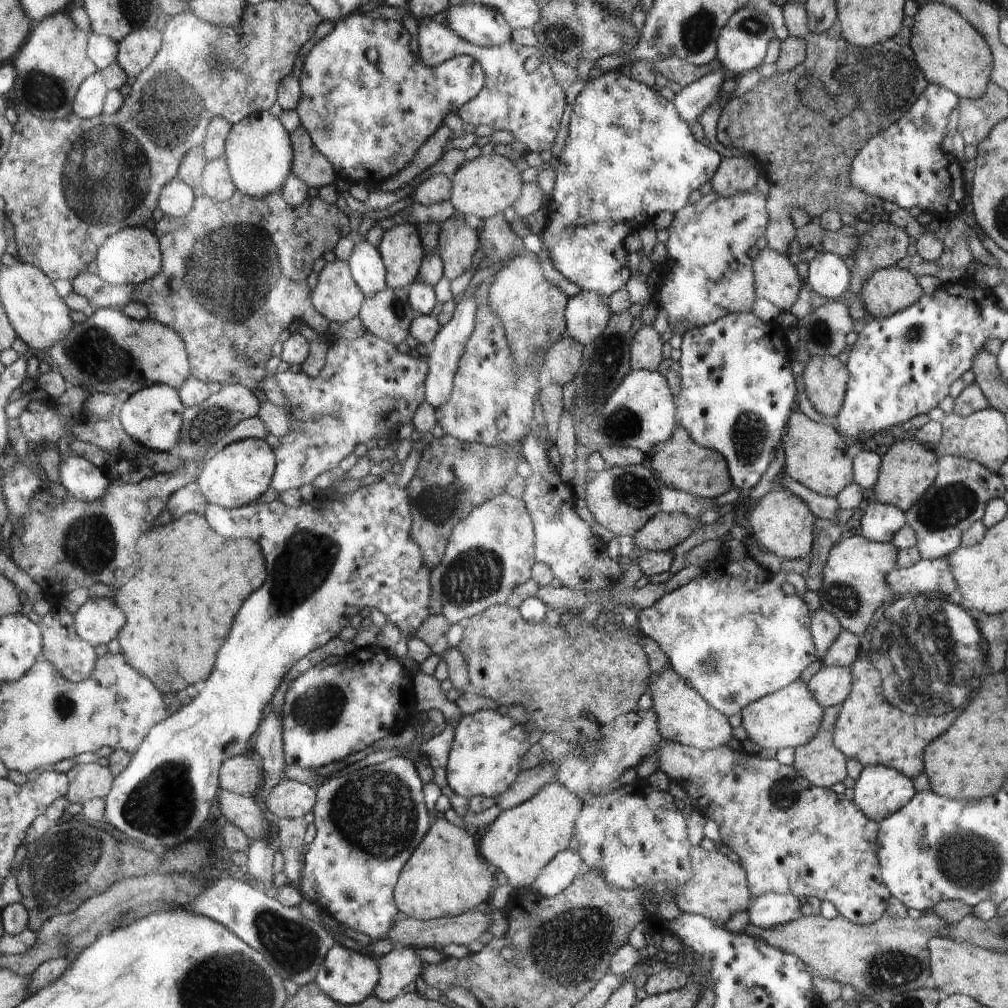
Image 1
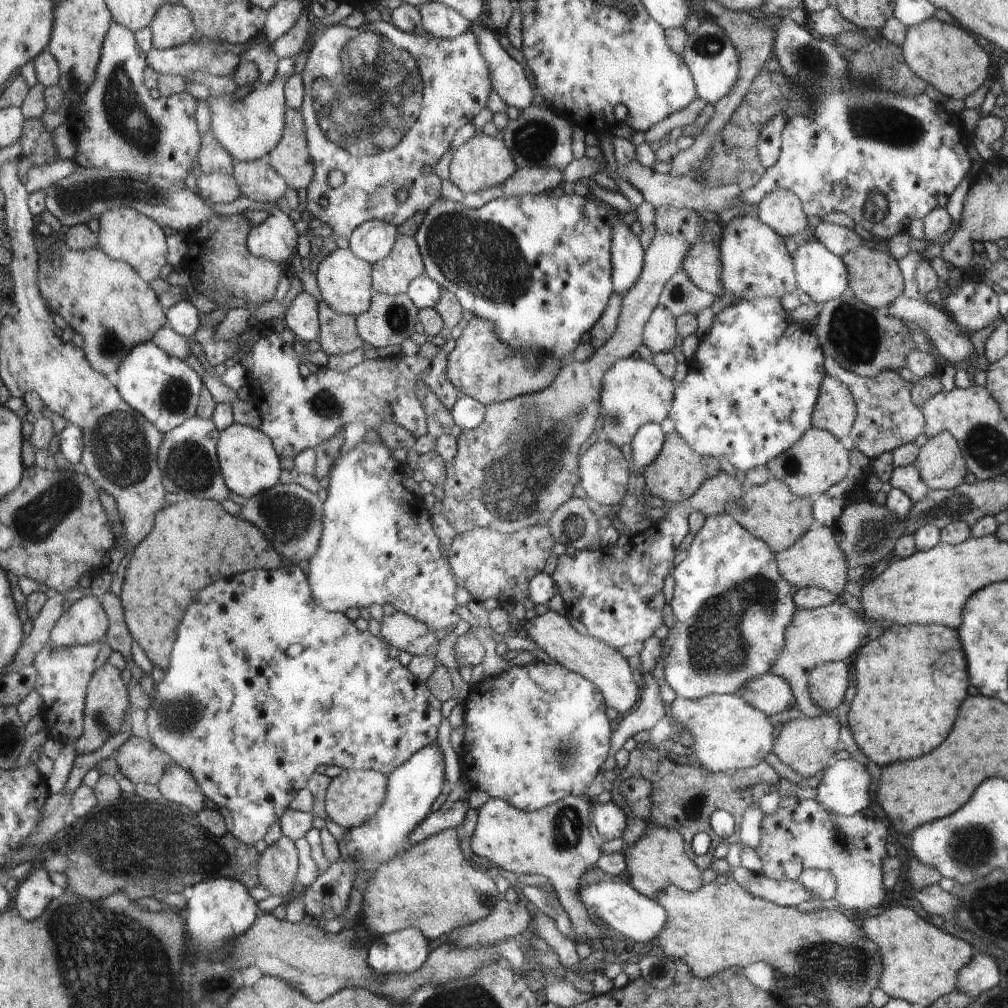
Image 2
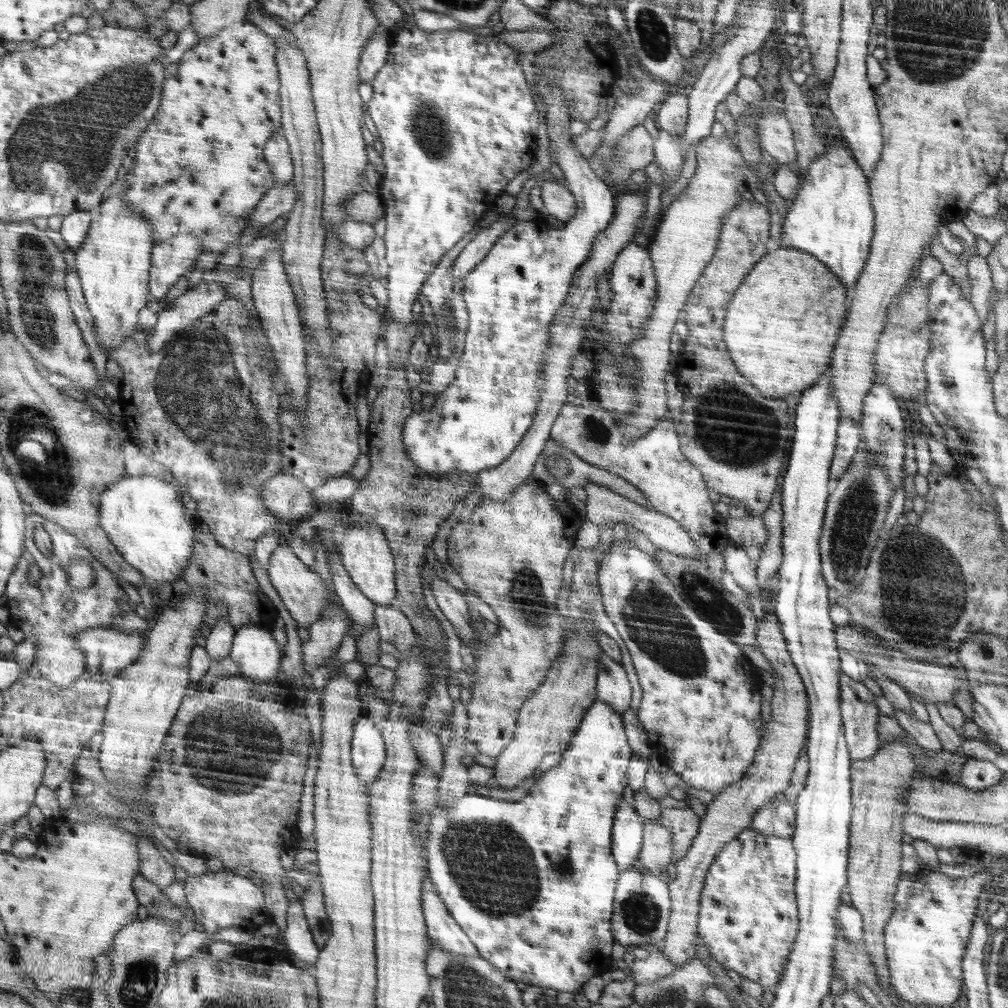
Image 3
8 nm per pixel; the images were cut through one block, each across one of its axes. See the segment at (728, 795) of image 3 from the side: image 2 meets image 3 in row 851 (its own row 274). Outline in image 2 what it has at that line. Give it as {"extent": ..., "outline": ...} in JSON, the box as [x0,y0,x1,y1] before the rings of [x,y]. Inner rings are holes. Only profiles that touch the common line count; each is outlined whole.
{"extent":[682,241,723,297],"outline":[[[699,241],[690,250],[682,269],[701,290],[714,297],[723,294],[721,254],[714,242]]]}

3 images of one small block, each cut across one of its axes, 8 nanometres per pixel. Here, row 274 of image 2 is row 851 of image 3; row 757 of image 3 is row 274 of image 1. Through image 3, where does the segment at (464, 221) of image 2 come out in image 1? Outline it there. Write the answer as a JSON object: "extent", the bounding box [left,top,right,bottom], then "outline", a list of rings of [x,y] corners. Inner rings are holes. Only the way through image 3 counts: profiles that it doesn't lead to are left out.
{"extent":[540,70,720,297],"outline":[[[618,70],[603,73],[596,79],[588,80],[581,94],[575,99],[570,110],[569,124],[567,127],[567,136],[563,145],[562,153],[557,158],[560,161],[558,170],[555,171],[555,186],[551,195],[550,204],[546,207],[548,222],[546,228],[540,234],[543,244],[543,255],[550,258],[557,271],[560,271],[566,279],[578,285],[582,291],[601,293],[610,297],[614,292],[620,291],[620,288],[628,282],[632,274],[626,262],[626,252],[620,252],[622,246],[625,246],[624,238],[628,238],[634,233],[634,230],[642,229],[646,222],[652,222],[652,216],[648,214],[658,214],[658,212],[670,212],[672,214],[681,211],[688,204],[688,196],[692,188],[702,186],[704,182],[711,182],[716,175],[720,165],[720,154],[716,150],[706,148],[704,144],[694,139],[690,128],[686,122],[680,118],[678,112],[673,106],[673,102],[668,102],[657,91],[657,88],[649,88],[648,85],[641,84],[640,81],[633,80],[623,76]]]}

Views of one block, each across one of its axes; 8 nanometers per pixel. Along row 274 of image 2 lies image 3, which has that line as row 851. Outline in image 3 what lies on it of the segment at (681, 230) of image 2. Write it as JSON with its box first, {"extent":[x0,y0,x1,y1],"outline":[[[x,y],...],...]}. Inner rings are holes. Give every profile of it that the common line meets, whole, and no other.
{"extent":[640,819,674,874],"outline":[[[646,819],[645,846],[642,847],[640,860],[646,870],[655,874],[667,870],[674,854],[671,840],[672,833],[658,819]]]}

